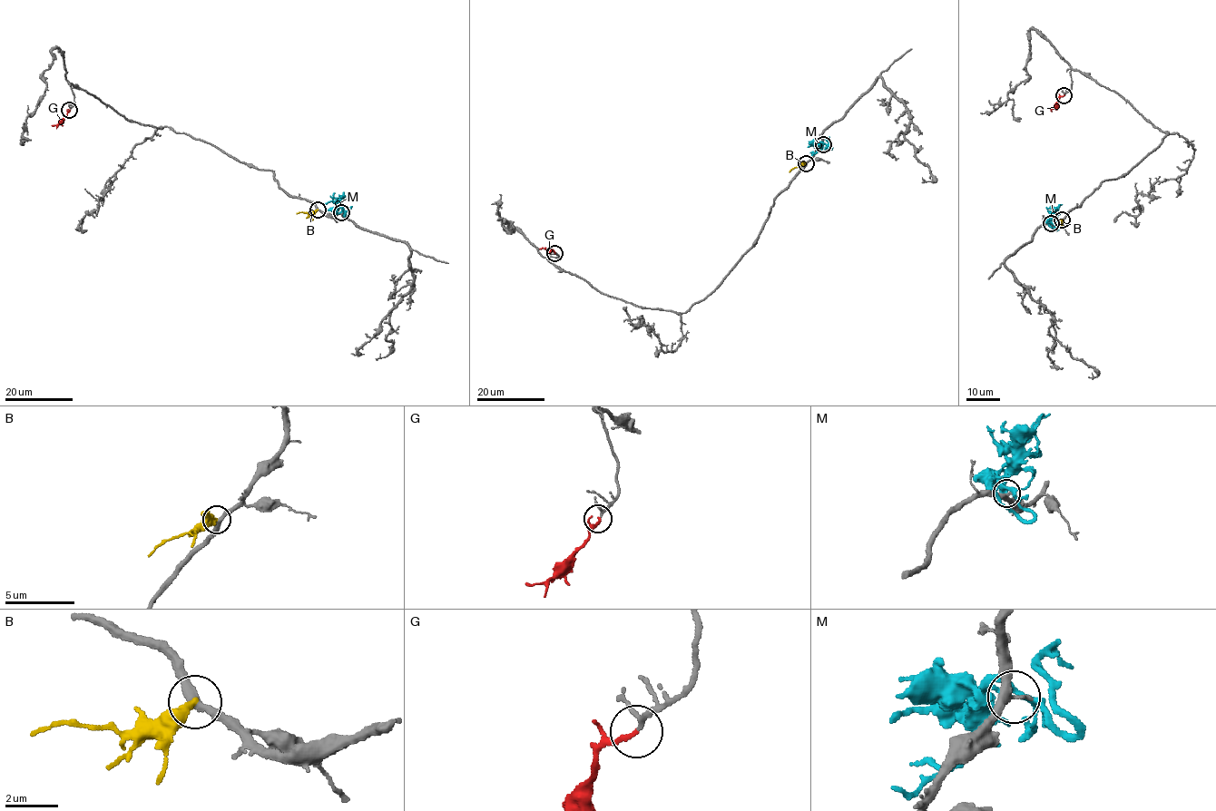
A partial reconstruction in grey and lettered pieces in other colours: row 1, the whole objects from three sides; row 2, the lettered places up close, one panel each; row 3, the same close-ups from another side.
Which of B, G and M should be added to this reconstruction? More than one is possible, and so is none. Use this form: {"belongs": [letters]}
{"belongs": ["G"]}

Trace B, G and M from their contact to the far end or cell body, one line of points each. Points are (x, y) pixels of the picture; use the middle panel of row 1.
B: (806, 163), (789, 171)
G: (554, 253), (539, 249)
M: (824, 144), (820, 142), (819, 149), (814, 153), (813, 151), (814, 155)

